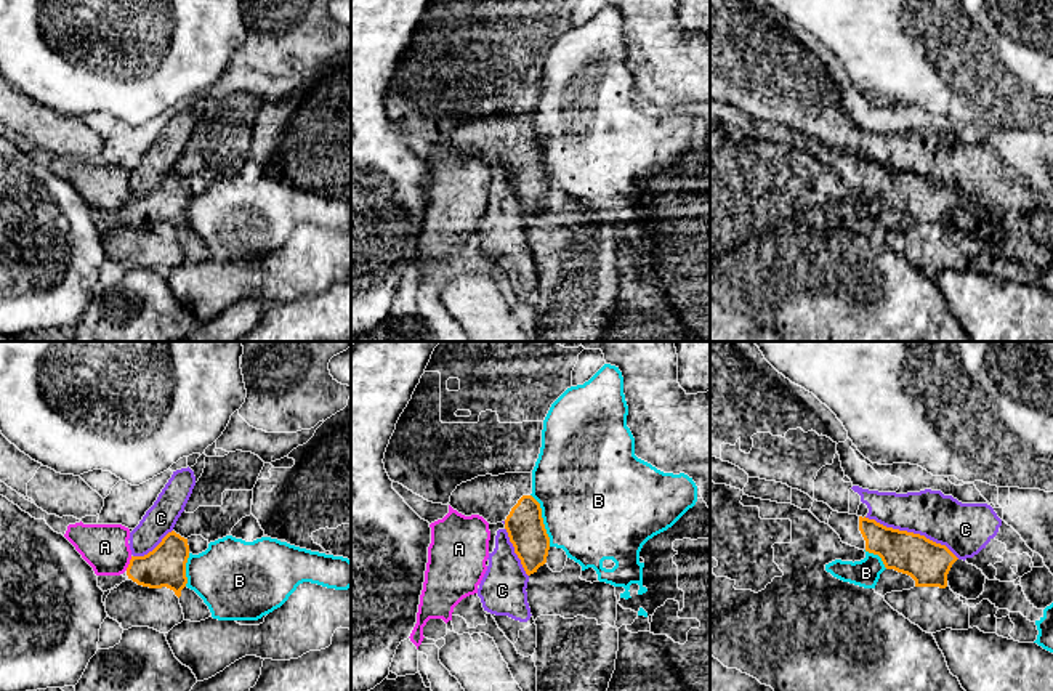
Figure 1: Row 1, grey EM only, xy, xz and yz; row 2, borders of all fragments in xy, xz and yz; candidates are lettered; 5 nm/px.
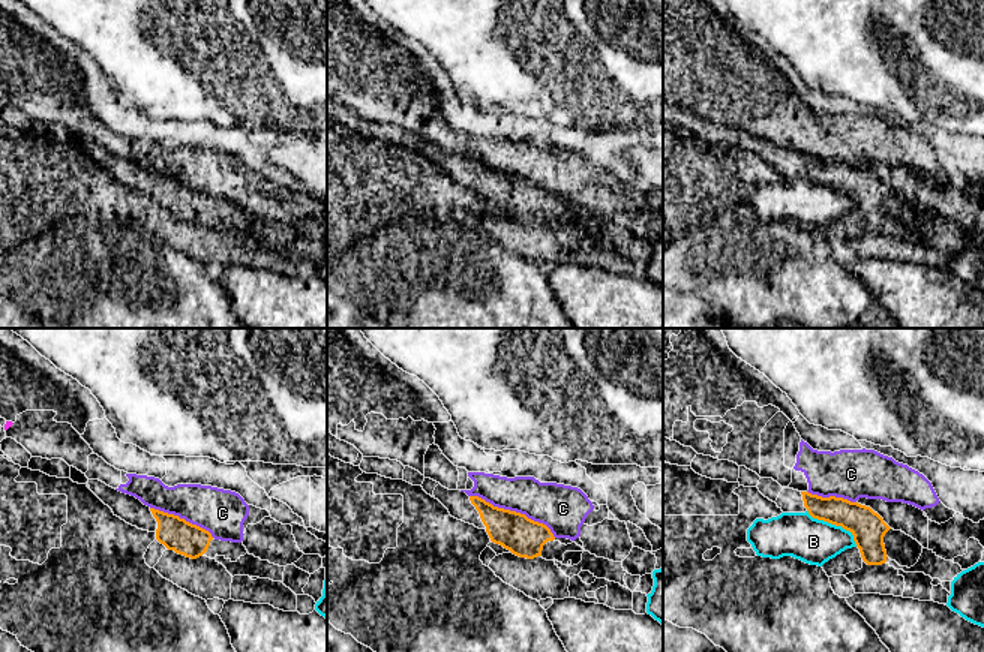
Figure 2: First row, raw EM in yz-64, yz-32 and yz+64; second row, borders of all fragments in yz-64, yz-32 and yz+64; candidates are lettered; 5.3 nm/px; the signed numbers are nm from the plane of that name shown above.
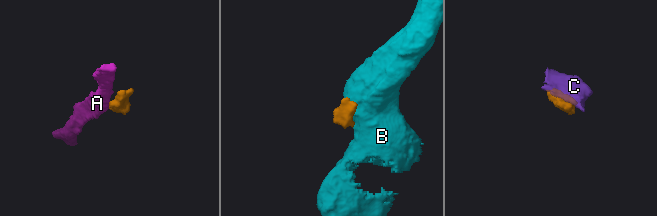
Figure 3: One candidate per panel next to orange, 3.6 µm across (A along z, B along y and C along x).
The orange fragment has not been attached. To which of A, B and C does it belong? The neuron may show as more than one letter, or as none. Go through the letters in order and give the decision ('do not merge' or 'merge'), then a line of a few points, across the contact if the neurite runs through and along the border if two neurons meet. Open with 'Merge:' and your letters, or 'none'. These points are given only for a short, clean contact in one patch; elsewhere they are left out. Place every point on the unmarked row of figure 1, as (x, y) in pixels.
Merge: none
A: do not merge; line xy (132, 198), (125, 210)
B: do not merge; line xz (531, 135), (539, 145), (550, 186)
C: do not merge

